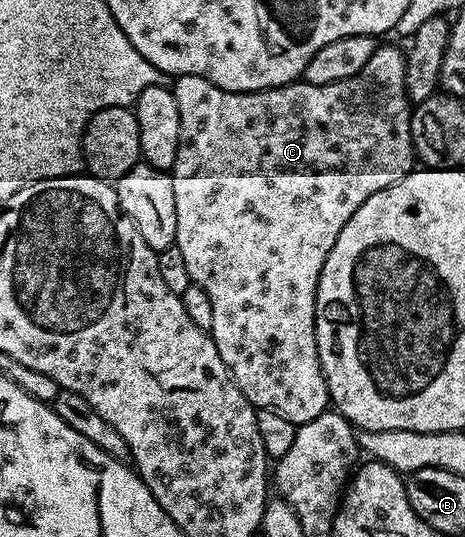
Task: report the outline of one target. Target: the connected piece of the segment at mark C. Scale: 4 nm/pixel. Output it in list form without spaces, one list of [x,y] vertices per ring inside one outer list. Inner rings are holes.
[[[376,46],[369,65],[345,81],[333,81],[329,85],[309,85],[302,81],[287,83],[283,87],[271,87],[267,91],[226,91],[213,81],[196,75],[180,75],[174,80],[173,90],[177,97],[177,113],[181,113],[181,137],[177,149],[177,161],[170,169],[173,181],[173,201],[177,201],[177,233],[175,246],[181,249],[189,277],[194,286],[209,293],[213,305],[213,325],[210,329],[212,341],[217,345],[221,361],[225,361],[231,379],[241,393],[256,409],[276,411],[296,425],[313,421],[328,410],[327,386],[317,353],[317,285],[327,254],[333,249],[345,221],[381,189],[401,181],[409,172],[416,170],[415,146],[411,136],[411,112],[413,104],[405,89],[405,65],[407,60],[402,50],[395,47]]]

